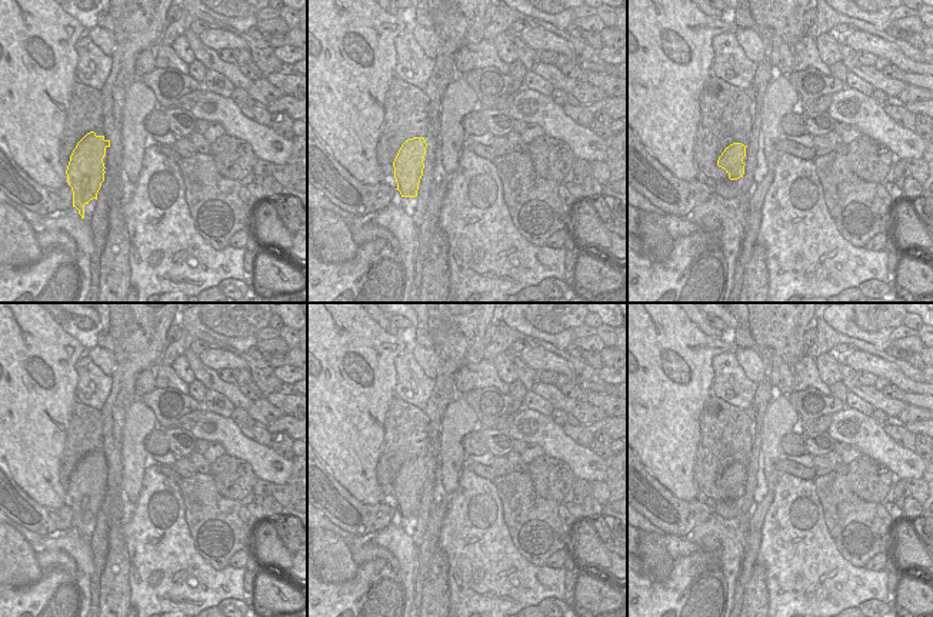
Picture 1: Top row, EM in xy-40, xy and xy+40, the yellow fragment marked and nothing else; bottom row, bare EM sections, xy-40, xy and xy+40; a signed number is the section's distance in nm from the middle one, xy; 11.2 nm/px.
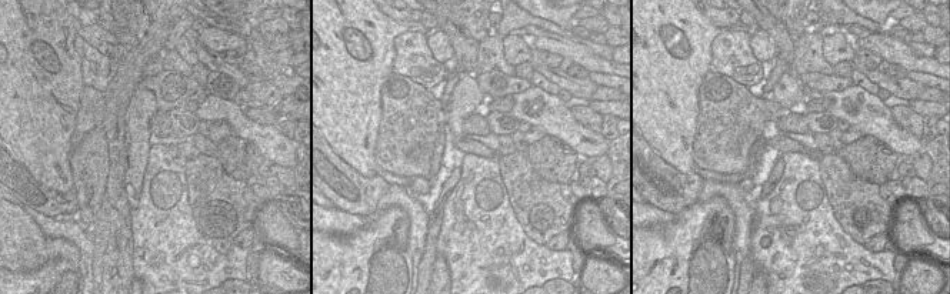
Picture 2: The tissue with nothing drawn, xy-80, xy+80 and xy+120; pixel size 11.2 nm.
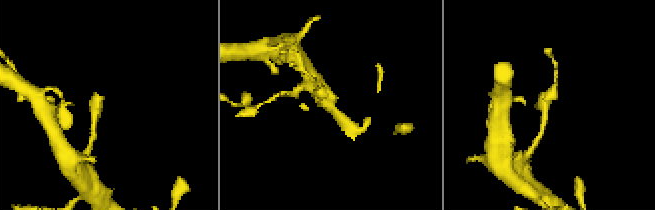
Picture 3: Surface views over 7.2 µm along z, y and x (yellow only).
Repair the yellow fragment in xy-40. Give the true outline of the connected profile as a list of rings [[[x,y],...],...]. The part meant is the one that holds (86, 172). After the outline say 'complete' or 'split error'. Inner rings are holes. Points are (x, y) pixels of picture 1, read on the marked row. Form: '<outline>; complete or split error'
[[[94,131],[87,133],[76,146],[70,156],[66,170],[67,183],[73,191],[73,207],[84,219],[84,206],[90,200],[97,200],[97,193],[104,181],[106,149],[110,140],[97,136]]]; complete

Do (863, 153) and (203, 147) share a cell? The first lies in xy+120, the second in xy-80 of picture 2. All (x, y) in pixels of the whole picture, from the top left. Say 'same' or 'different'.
different

